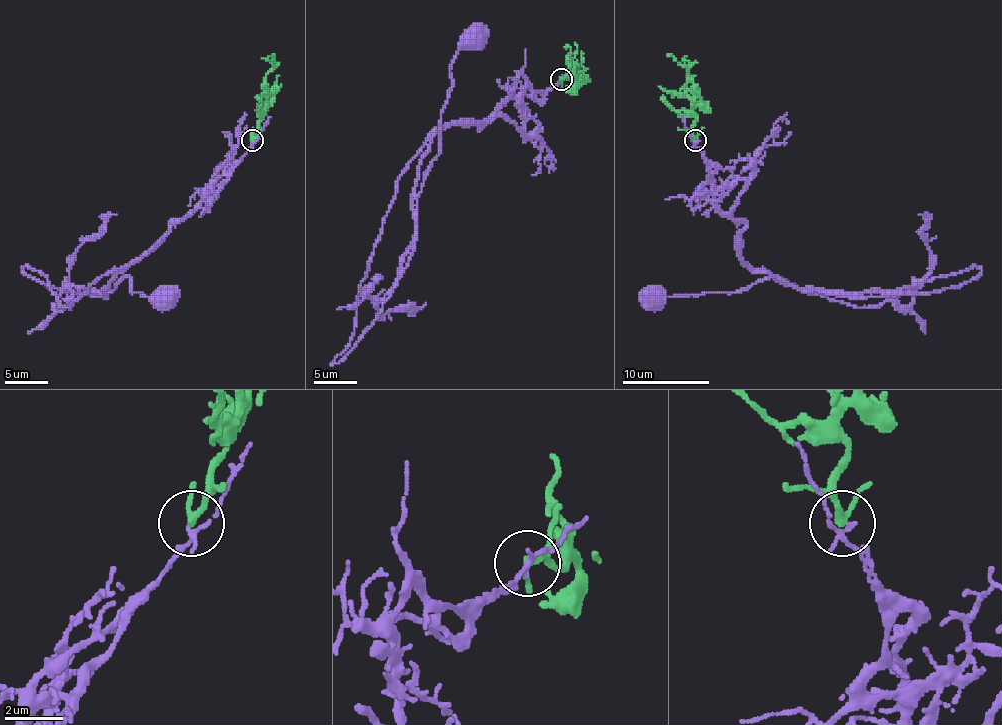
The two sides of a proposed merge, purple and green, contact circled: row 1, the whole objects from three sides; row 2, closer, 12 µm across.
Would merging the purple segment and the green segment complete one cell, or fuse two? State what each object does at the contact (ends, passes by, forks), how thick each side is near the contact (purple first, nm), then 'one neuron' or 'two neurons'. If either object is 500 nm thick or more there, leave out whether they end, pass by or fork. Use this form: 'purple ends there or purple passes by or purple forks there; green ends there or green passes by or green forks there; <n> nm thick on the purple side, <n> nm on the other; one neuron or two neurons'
purple forks there; green passes by; 100 nm thick on the purple side, 200 nm on the other; two neurons

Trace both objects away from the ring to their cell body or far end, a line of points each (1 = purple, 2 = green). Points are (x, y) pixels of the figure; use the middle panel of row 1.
1: (562, 79), (510, 97), (479, 129), (445, 125), (432, 138), (412, 201), (415, 242), (378, 313), (425, 302)
2: (562, 79), (575, 75), (577, 68), (575, 71), (581, 71), (581, 51)

